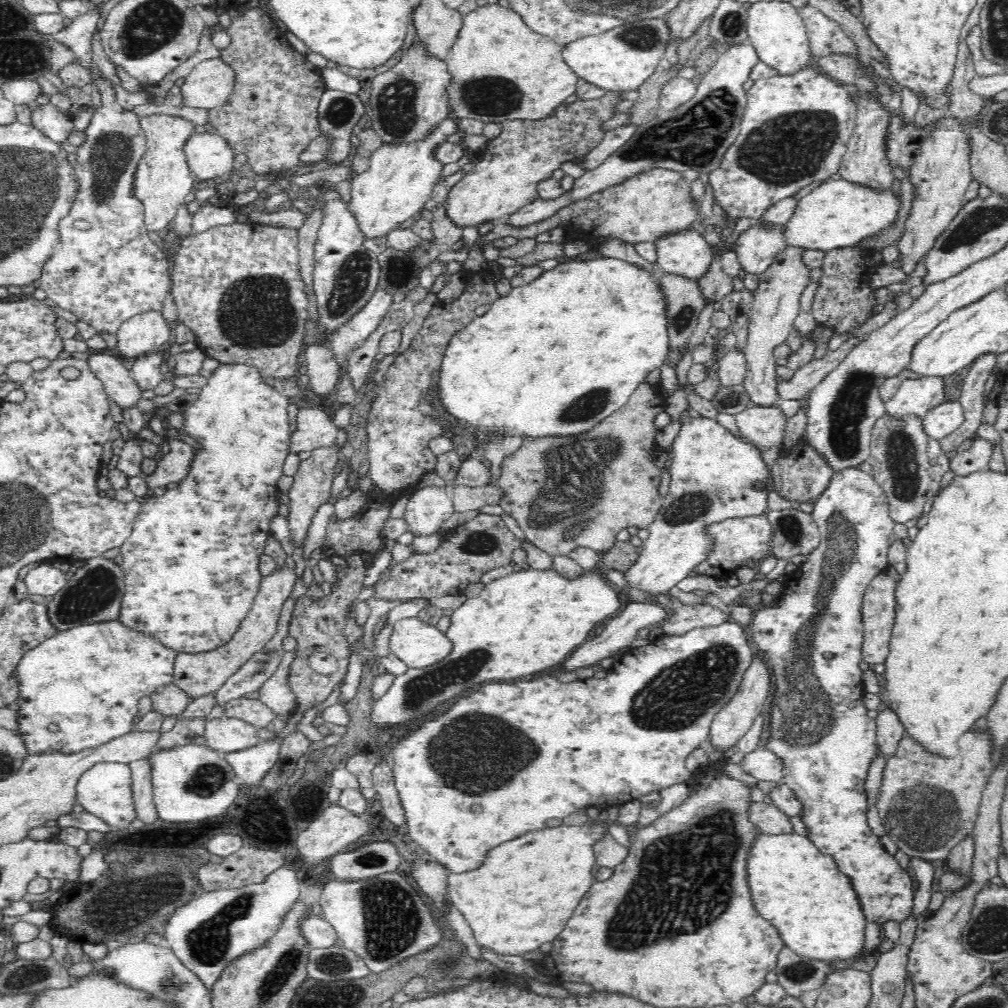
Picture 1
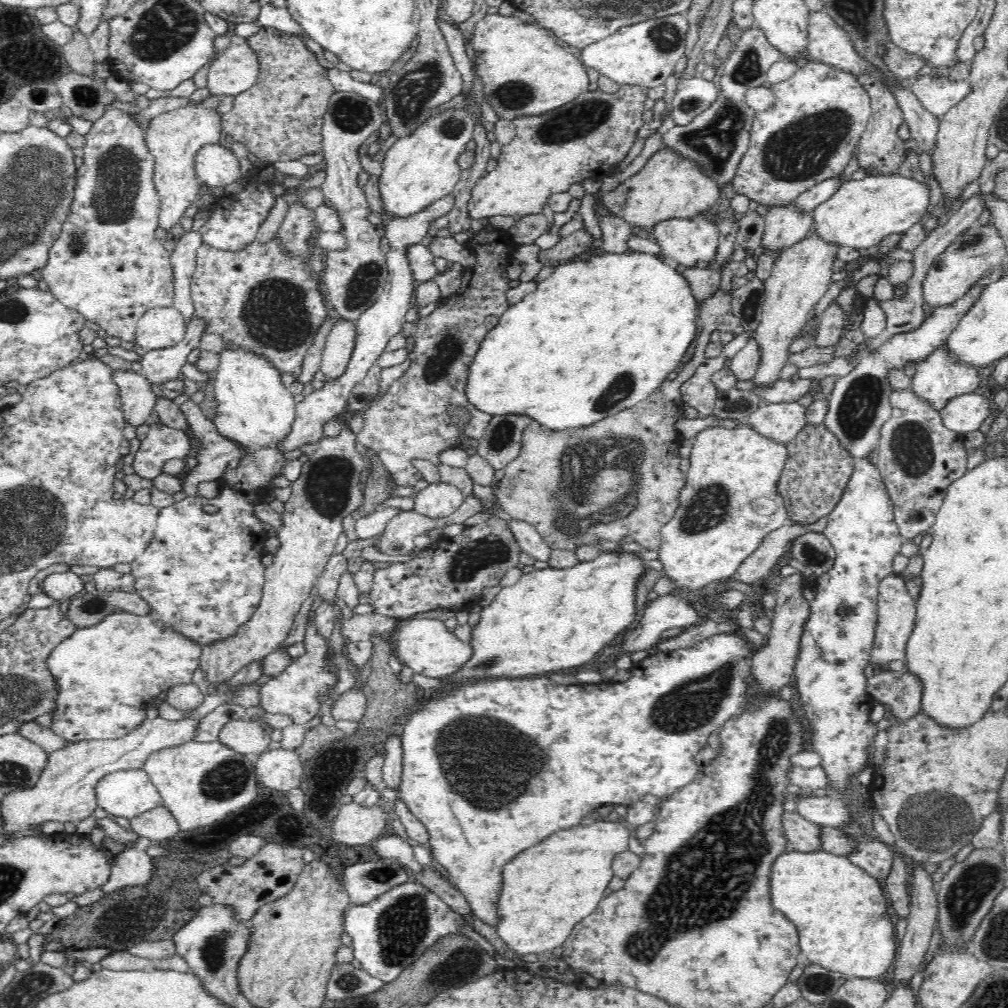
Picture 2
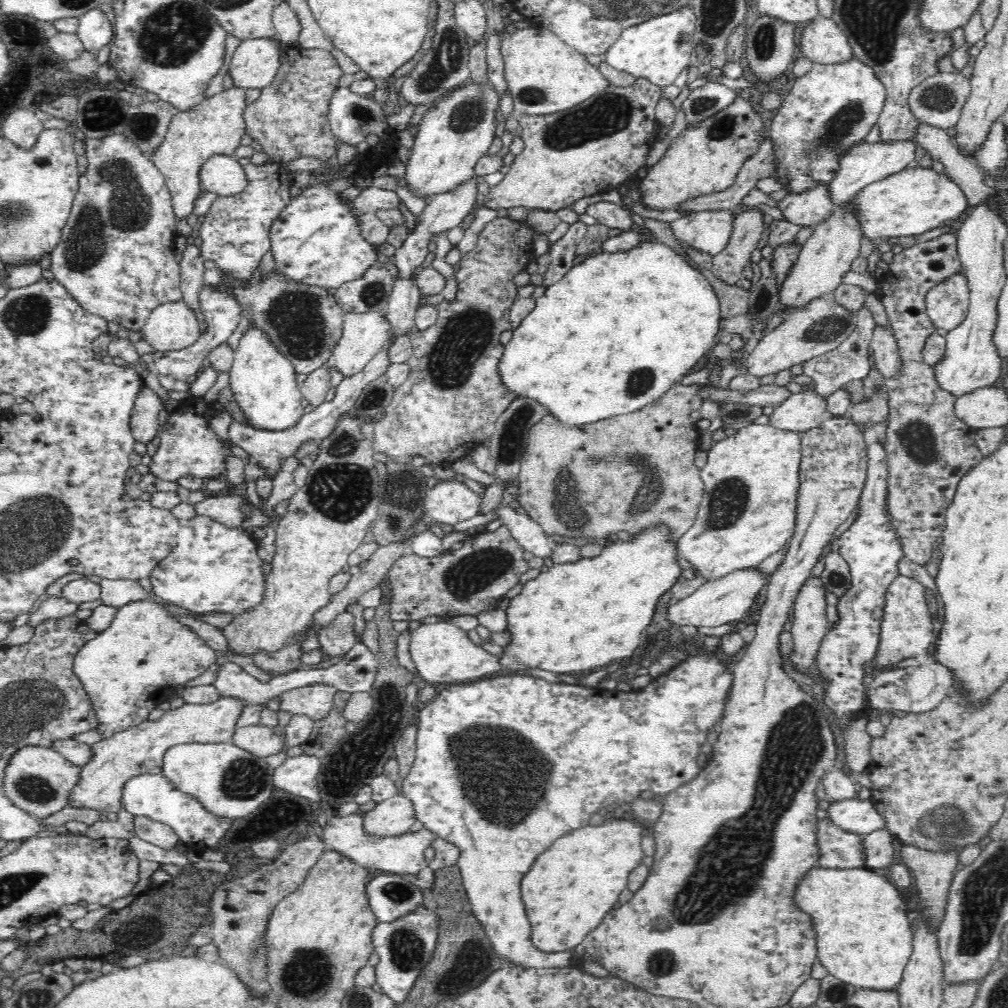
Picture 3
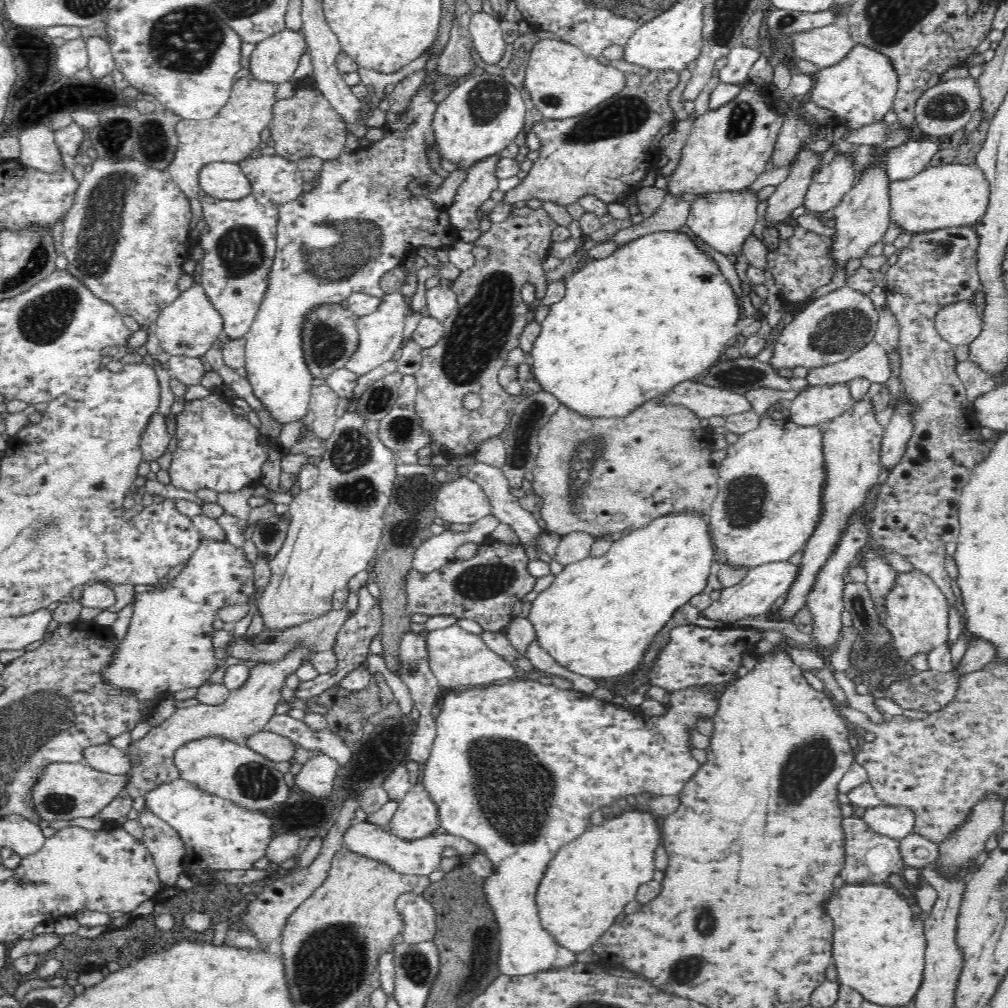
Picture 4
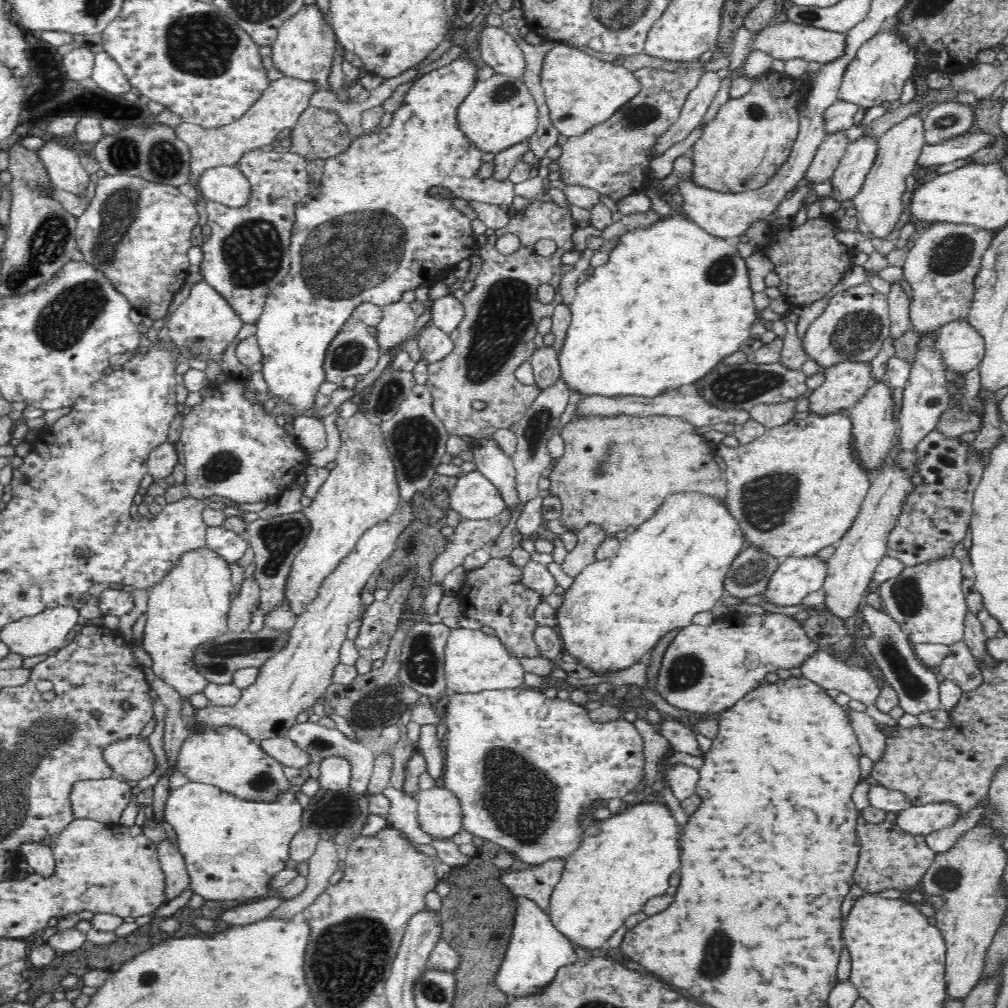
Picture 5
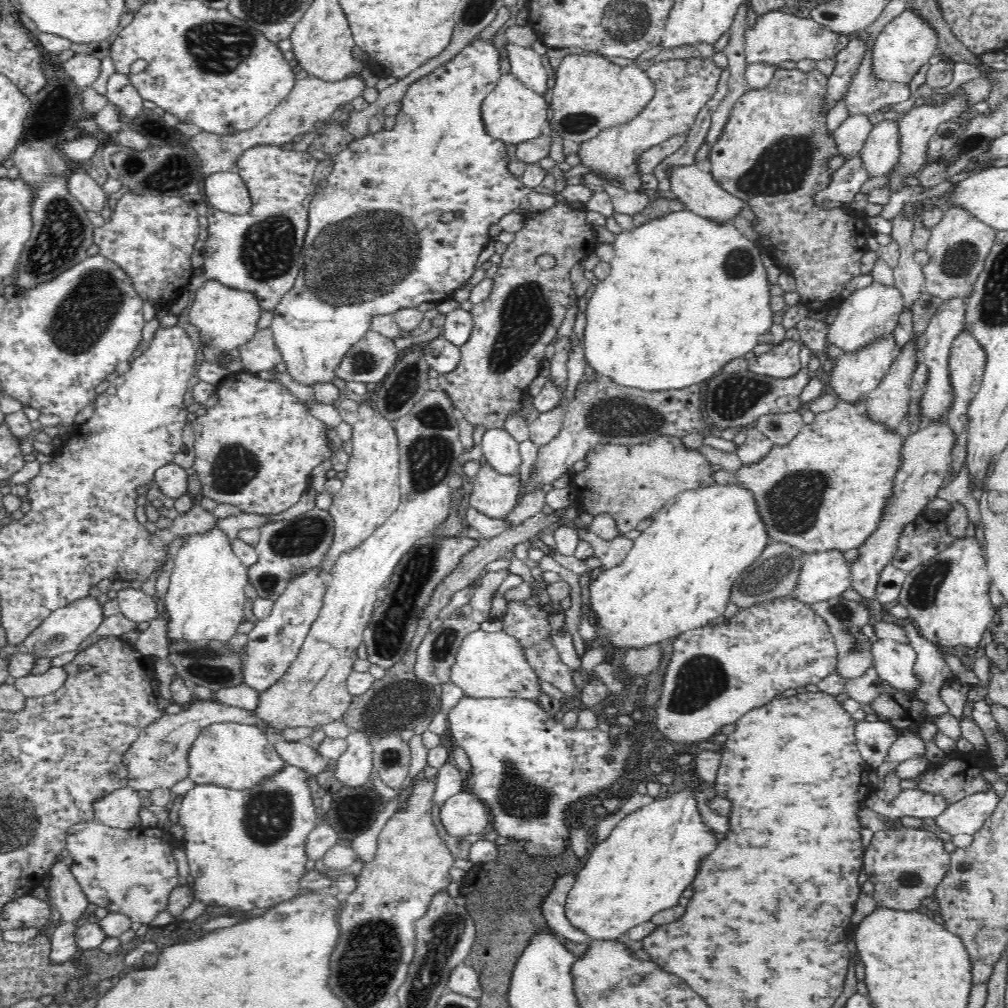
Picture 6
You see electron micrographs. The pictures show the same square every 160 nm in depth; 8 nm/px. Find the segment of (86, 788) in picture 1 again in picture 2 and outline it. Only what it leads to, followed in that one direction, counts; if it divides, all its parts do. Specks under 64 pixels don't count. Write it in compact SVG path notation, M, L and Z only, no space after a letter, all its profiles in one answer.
M126 769L102 775L93 786L95 803L108 812L112 818L132 819L140 816L142 812L164 806L156 787L150 782L143 769Z

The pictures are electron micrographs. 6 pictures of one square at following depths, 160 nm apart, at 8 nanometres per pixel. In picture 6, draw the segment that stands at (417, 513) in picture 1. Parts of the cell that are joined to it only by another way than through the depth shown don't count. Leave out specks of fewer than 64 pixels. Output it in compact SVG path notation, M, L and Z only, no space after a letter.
M486 463L468 482L472 488L468 495L468 508L478 510L478 514L488 518L505 518L516 506L520 474L514 477L498 475Z

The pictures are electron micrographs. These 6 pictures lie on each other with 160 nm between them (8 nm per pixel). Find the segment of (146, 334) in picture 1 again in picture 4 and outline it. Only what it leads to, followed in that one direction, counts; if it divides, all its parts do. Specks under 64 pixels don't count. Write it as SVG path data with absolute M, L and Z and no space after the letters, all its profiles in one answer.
M200 283L193 284L158 312L153 335L168 354L201 357L216 338L222 337L221 318L213 310Z

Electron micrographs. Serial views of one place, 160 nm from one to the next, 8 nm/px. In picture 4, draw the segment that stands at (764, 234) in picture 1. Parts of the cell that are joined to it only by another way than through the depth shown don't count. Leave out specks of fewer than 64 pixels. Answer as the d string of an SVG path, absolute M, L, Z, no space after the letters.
M835 156L814 174L802 200L802 208L810 214L828 212L841 204L854 186L853 168L849 156Z

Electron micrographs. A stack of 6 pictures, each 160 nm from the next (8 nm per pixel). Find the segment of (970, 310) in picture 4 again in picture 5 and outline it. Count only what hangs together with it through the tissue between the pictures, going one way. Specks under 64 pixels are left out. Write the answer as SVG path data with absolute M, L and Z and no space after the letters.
M967 319L948 322L936 334L935 345L946 367L964 376L978 368L985 353L984 337Z

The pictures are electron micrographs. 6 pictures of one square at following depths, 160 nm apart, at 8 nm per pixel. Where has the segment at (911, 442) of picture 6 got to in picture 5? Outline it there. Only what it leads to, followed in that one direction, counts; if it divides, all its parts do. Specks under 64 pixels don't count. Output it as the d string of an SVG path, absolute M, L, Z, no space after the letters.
M893 454L891 457L891 468L882 468L869 476L868 490L850 528L847 528L846 532L836 540L834 554L825 560L826 572L821 586L824 590L822 608L840 620L850 618L873 587L874 569L880 559L886 555L887 533L899 513L899 504L903 496L913 487L910 474L897 466L894 456Z

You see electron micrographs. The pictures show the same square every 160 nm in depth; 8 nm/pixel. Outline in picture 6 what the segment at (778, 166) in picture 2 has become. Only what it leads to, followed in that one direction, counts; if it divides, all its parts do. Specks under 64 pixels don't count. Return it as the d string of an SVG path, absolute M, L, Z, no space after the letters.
M905 10L890 20L876 36L870 50L870 68L876 82L900 82L909 84L920 67L935 54L940 53L935 34L911 10Z

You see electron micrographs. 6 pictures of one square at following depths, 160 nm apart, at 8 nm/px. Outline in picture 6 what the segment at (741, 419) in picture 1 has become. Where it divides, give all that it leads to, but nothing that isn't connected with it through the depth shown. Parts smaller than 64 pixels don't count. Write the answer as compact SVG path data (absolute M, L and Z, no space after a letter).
M894 335L886 336L876 343L869 344L868 347L862 348L858 352L843 354L834 359L833 368L830 372L830 382L826 391L834 394L837 400L846 404L856 404L865 398L865 395L874 390L880 384L882 377L890 370L891 364L899 353L896 347Z

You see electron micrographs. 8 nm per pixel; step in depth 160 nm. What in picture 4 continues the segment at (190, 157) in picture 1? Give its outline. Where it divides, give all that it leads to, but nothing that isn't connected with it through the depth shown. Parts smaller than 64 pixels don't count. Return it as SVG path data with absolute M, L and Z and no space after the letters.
M214 161L199 174L199 188L220 200L241 200L251 193L251 182L238 163Z

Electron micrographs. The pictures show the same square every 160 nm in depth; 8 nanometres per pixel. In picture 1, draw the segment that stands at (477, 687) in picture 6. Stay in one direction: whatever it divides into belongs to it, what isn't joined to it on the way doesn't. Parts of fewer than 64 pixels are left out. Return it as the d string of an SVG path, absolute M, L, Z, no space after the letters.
M410 616L395 622L388 648L409 668L428 668L449 653L451 644L436 626Z

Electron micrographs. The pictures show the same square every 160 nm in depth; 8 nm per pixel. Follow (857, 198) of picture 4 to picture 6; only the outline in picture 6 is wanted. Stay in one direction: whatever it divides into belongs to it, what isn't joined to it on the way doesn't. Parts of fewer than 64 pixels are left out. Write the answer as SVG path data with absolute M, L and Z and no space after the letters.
M952 98L946 104L940 106L917 106L897 121L898 156L892 168L884 174L884 184L888 193L897 193L906 187L906 178L917 175L918 172L929 162L927 149L930 137L936 132L937 126L947 120L961 119L962 114L970 111L970 104L965 104L963 98Z

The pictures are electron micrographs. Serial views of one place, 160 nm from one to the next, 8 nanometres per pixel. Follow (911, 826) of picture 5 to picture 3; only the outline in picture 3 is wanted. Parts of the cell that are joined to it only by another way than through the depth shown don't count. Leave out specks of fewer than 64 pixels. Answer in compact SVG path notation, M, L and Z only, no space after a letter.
M868 799L832 800L824 812L828 821L850 834L863 835L878 827L885 828L882 817L875 812L874 805Z

